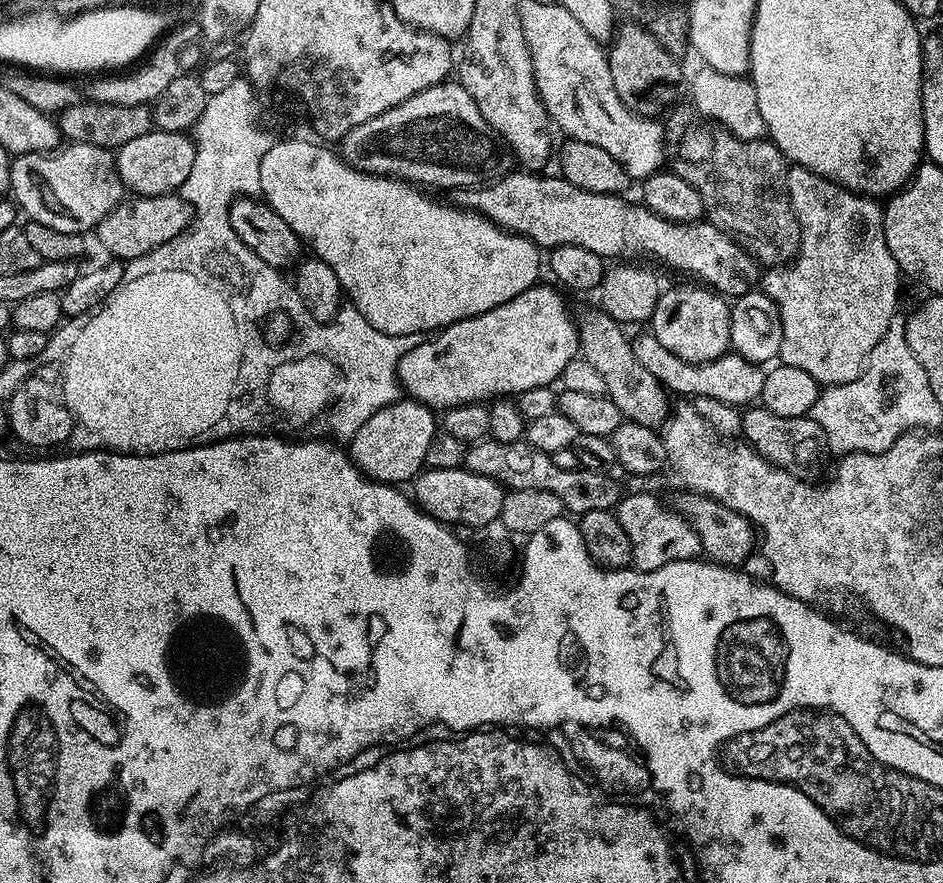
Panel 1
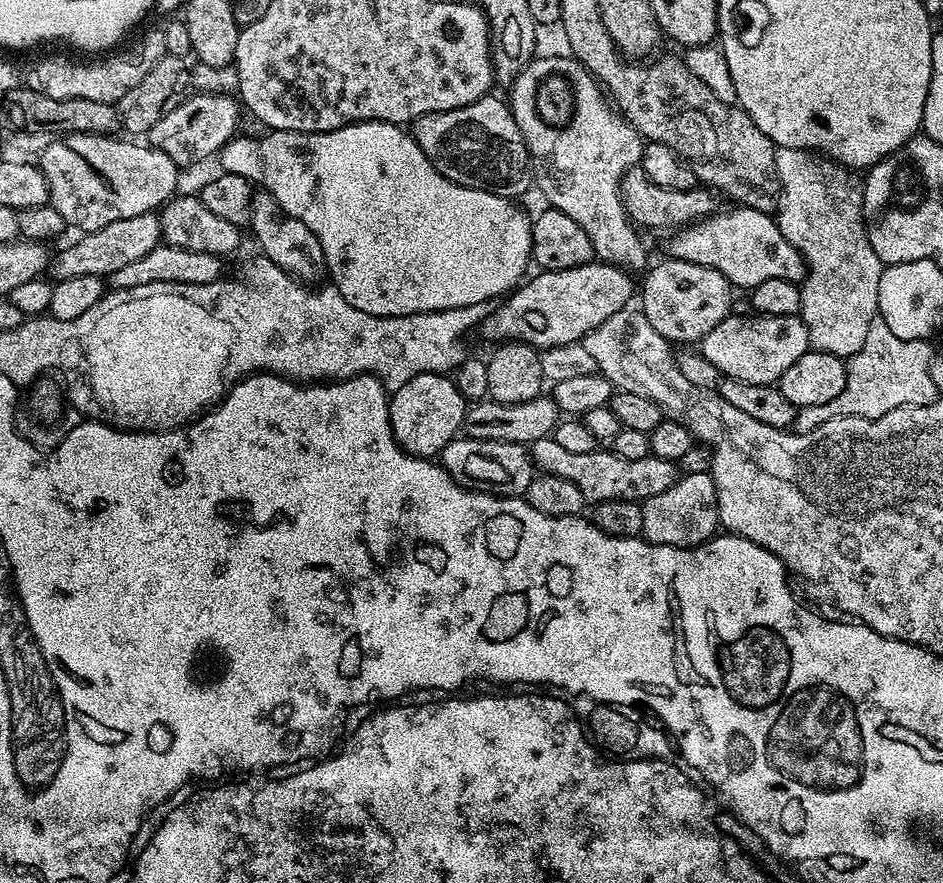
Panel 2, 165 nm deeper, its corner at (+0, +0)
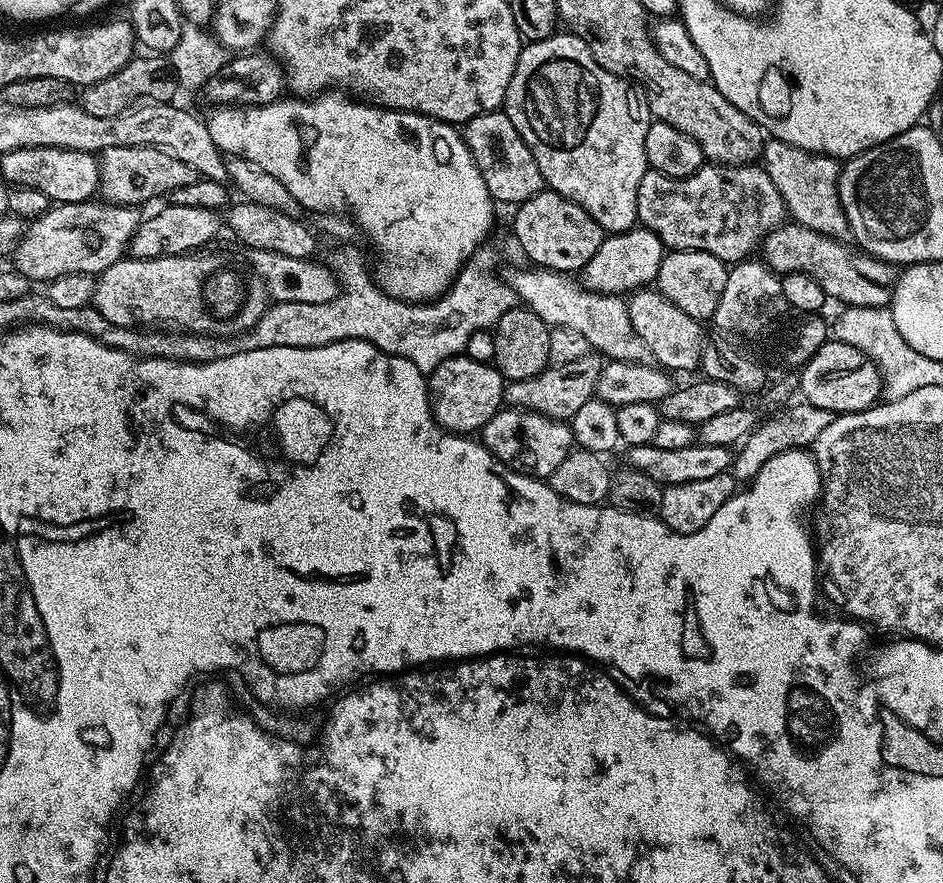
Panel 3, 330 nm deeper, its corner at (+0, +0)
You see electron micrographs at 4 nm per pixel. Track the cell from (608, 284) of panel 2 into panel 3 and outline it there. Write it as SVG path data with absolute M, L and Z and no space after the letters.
M637 226L627 232L605 235L602 246L598 246L598 254L594 254L582 270L582 283L590 291L607 296L631 294L655 281L658 266L662 266L665 255L664 243L649 228Z

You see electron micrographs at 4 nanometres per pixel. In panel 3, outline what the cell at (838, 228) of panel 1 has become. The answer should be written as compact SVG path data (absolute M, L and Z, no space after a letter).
M772 138L765 143L762 167L766 174L770 174L774 186L778 186L778 194L782 194L787 215L795 223L810 230L818 230L818 234L826 234L836 240L849 239L848 219L840 205L838 187L841 165L833 157L802 150L798 146Z

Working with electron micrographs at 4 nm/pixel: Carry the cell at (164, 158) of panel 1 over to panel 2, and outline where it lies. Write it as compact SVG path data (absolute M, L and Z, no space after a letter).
M200 92L189 96L182 106L174 106L162 122L155 124L146 134L151 147L162 150L178 166L196 164L199 160L208 160L217 155L229 140L237 135L236 108L238 104L231 95L219 92Z

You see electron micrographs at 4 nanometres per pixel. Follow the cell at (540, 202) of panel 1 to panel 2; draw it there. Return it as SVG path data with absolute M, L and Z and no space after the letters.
M732 206L729 212L717 211L707 220L698 220L681 228L671 237L671 255L678 260L698 262L718 270L737 289L751 290L758 282L786 278L797 282L808 275L804 255L782 234L780 225L767 212L747 206Z

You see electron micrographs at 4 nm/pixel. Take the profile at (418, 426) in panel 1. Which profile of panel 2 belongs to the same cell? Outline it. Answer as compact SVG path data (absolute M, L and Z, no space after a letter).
M442 372L418 374L406 386L395 389L388 401L390 426L394 438L411 456L439 457L441 450L461 435L464 426L466 401L455 379Z

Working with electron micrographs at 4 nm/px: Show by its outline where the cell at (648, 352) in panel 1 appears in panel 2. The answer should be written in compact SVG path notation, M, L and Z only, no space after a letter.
M799 315L728 317L714 326L700 342L700 351L708 366L716 368L723 377L748 385L775 385L804 354L809 351L809 331Z

